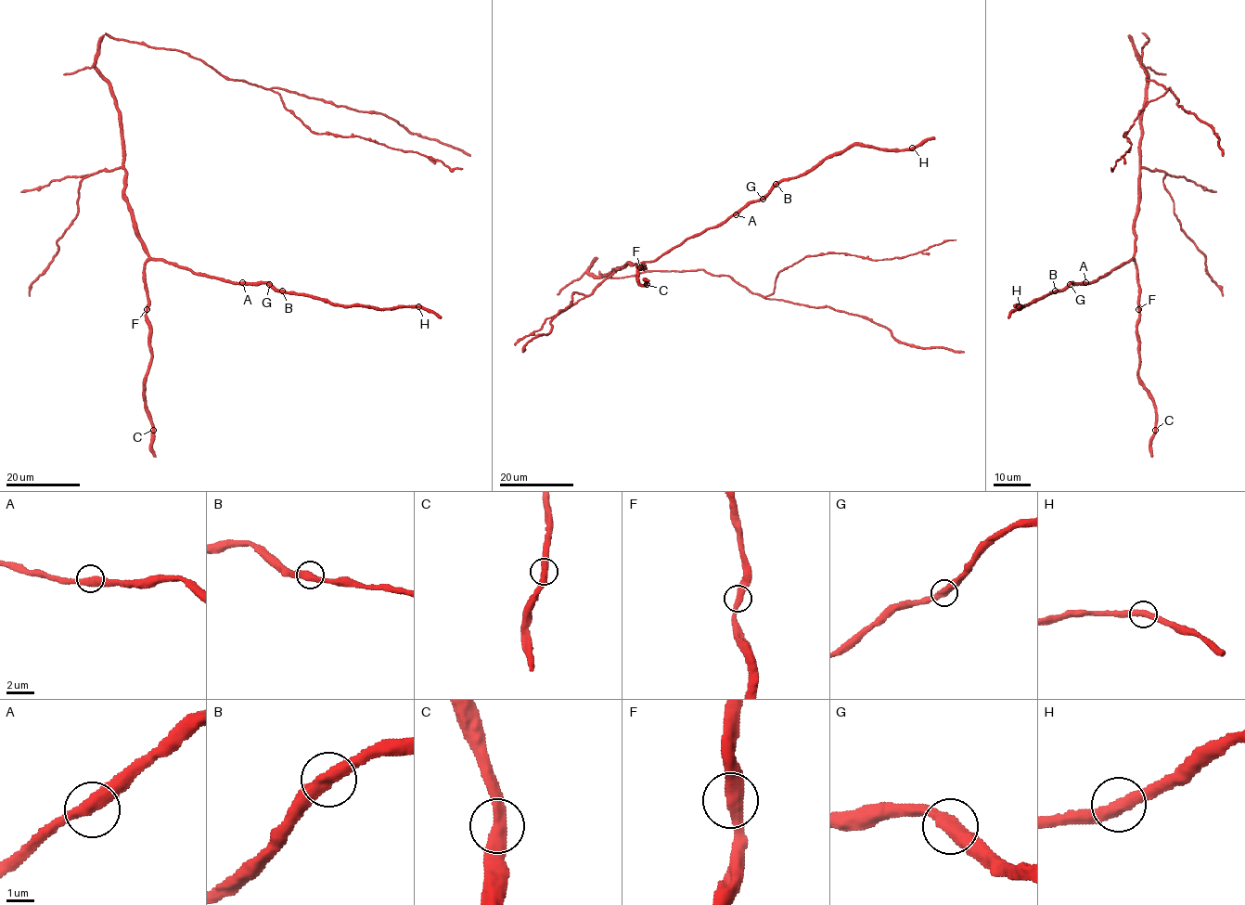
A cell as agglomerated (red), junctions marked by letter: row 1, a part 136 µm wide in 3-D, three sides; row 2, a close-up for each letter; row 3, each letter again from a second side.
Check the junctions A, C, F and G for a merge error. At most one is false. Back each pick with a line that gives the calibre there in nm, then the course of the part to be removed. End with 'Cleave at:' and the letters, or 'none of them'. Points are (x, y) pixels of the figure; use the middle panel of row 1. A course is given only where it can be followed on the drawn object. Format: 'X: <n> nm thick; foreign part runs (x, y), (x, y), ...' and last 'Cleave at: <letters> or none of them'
Cleave at: none of them

